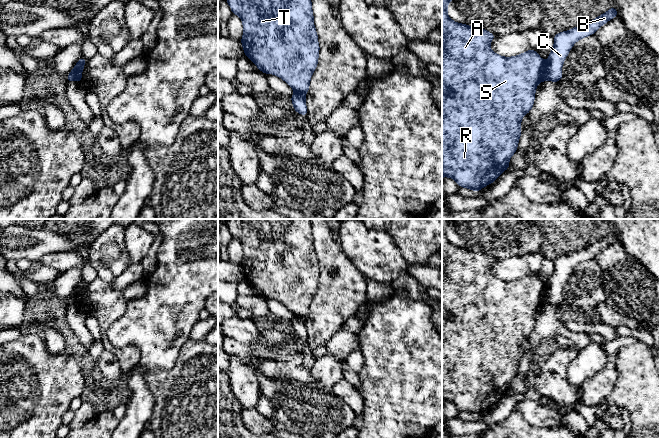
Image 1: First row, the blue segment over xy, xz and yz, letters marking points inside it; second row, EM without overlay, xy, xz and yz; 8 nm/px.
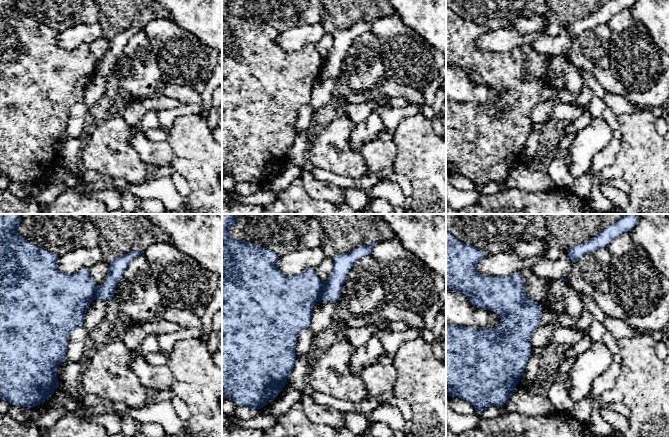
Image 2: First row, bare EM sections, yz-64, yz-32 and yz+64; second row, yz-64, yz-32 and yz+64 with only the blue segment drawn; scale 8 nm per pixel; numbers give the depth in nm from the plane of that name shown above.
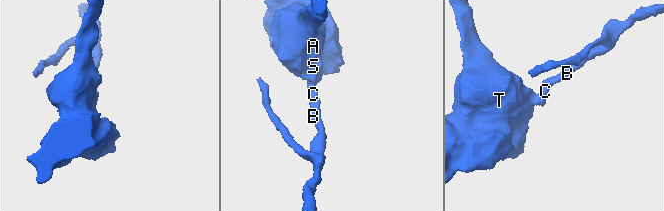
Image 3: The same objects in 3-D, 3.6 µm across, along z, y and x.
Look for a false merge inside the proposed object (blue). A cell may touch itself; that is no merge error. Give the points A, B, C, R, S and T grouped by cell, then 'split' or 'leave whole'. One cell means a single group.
A R S T / B C | split

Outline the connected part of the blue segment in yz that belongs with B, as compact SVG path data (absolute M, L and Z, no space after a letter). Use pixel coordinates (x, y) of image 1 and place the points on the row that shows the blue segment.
M611 7L595 19L570 30L556 33L554 45L540 74L540 82L552 81L557 84L563 78L562 67L573 45L582 38L593 35L601 26L618 16L616 8Z

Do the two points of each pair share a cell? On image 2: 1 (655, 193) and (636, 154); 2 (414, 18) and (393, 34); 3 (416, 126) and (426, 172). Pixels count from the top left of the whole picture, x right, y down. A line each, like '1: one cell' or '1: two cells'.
1: one cell
2: two cells
3: one cell

